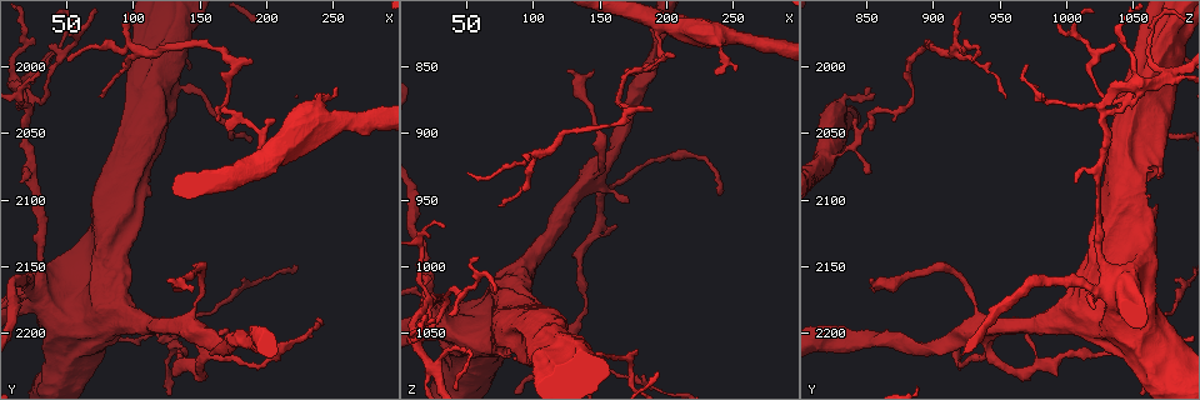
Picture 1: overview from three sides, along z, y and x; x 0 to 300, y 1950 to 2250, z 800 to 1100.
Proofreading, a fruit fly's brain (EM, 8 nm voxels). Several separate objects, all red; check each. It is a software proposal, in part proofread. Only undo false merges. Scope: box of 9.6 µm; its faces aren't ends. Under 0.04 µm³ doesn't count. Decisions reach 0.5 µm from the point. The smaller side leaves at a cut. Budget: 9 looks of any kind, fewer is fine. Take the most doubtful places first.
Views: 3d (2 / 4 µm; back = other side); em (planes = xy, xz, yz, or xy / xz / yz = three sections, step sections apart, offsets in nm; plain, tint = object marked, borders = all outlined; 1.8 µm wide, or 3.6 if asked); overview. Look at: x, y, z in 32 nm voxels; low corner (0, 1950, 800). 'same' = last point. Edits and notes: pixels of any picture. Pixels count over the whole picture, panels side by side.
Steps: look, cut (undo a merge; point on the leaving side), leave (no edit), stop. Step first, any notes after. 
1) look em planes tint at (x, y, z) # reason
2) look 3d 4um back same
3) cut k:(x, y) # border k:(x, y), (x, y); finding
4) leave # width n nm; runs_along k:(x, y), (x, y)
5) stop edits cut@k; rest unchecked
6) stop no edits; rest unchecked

look 3d 2um back at (144, 2198, 936) # four or more arms meet

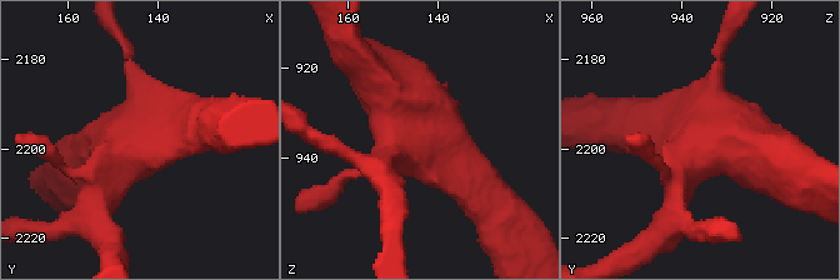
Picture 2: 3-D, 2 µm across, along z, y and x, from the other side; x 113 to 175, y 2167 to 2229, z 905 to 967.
look em xz step 4 tint at (145, 2198, 935)

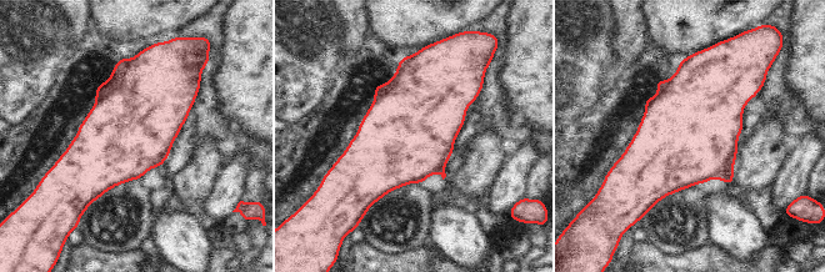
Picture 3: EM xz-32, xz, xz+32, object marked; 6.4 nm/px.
leave # one neuron here

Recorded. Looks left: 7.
look 3d 2um back at (24, 2006, 1074) # two arms in line, one across

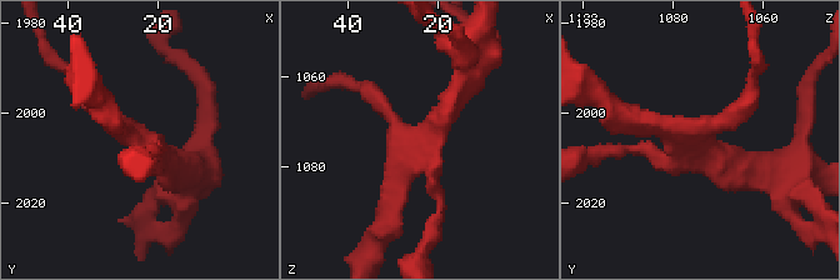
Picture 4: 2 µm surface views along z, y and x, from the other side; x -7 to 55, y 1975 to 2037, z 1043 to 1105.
look em planes tint at (23, 2006, 1073)

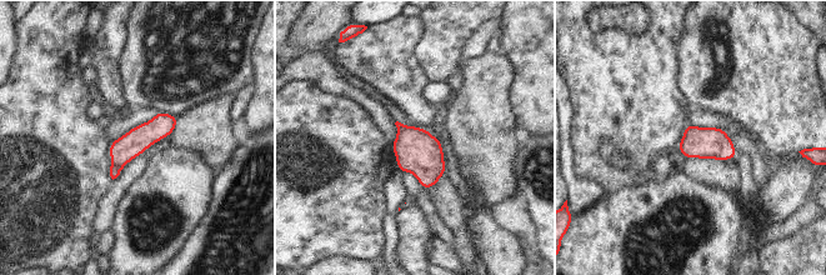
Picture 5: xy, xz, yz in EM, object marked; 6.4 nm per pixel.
cut 5:(115, 170) # border 5:(113, 163), (121, 166); two neurons meet here

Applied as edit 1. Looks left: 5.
look 3d 4um at (188, 2044, 850) # thin neck

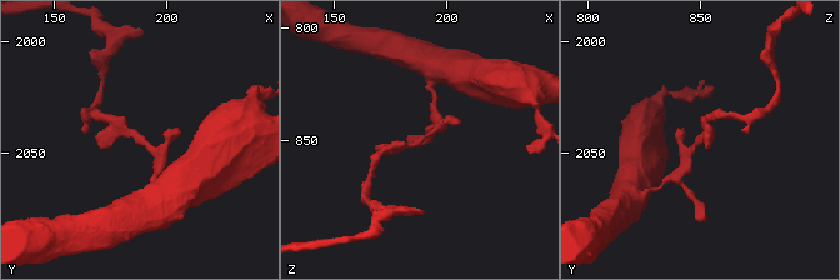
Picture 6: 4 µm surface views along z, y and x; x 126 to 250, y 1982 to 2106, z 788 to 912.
look em planes tint at (189, 2046, 848)

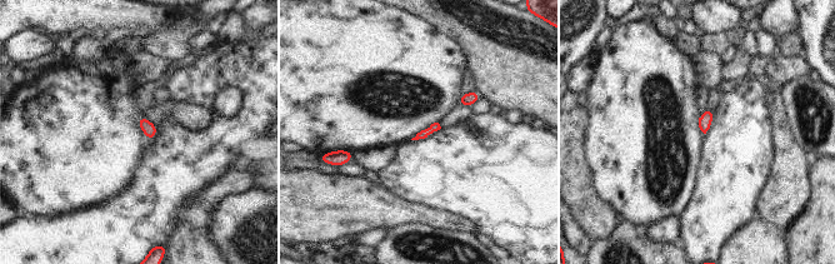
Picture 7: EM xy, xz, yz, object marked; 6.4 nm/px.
leave # continuous, no second neuron

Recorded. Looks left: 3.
stop edits cut@5; rest unchecked

